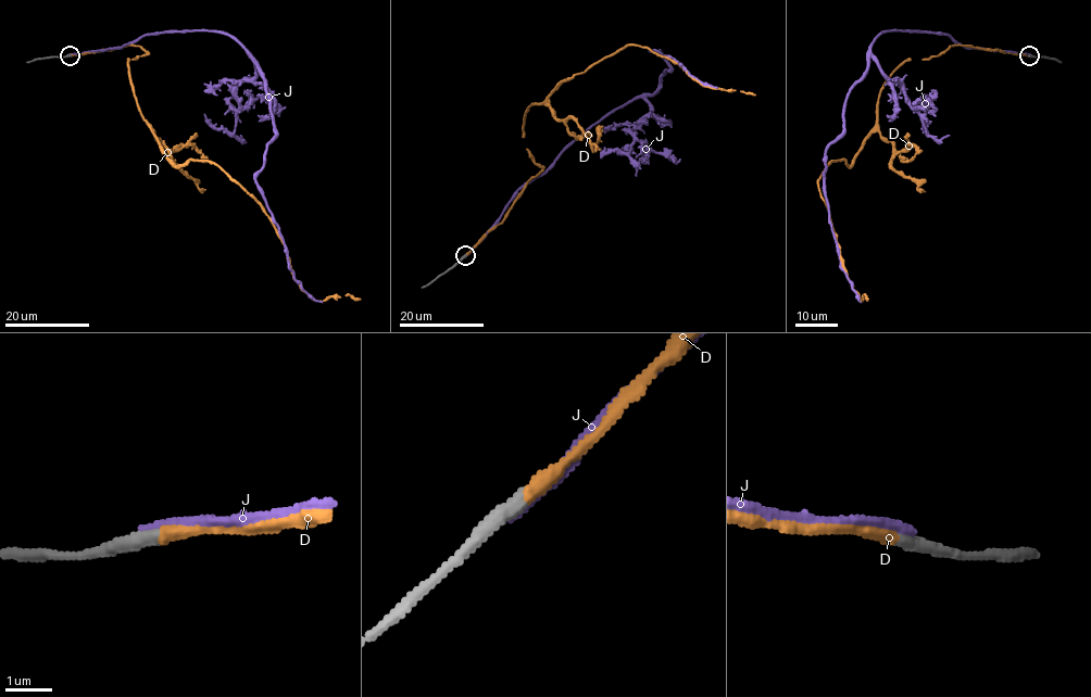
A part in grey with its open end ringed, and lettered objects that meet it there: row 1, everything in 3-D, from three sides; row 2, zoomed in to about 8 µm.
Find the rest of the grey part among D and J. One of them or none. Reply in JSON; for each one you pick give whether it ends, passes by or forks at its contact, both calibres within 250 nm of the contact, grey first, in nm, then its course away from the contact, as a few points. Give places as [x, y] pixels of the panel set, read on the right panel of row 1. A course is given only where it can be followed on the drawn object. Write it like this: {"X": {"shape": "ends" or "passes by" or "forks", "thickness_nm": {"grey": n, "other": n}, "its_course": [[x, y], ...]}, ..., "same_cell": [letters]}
{"D": {"shape": "ends", "thickness_nm": {"grey": 360, "other": 320}, "its_course": [[1029, 55], [957, 45], [906, 60], [851, 165], [832, 160], [817, 179], [842, 266], [868, 299]]}, "same_cell": ["D"]}

